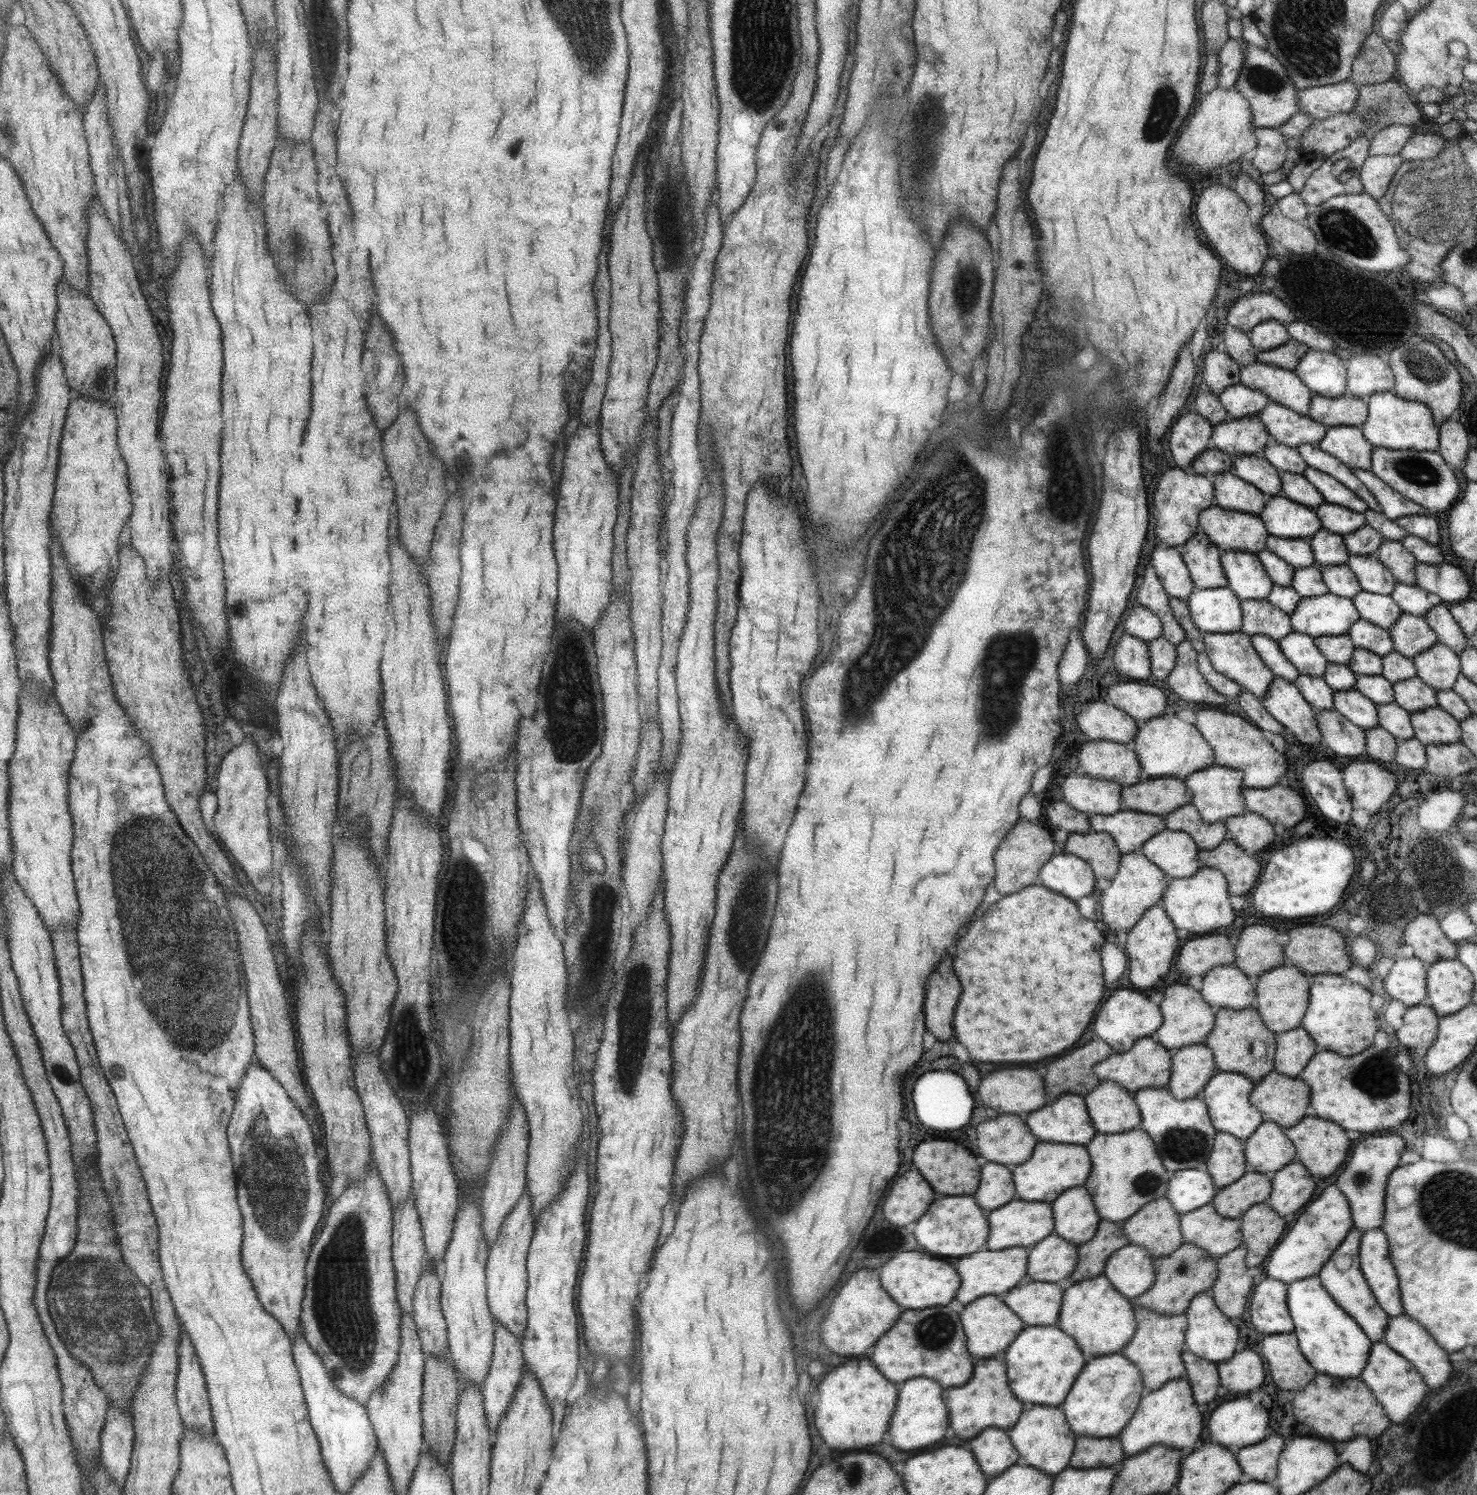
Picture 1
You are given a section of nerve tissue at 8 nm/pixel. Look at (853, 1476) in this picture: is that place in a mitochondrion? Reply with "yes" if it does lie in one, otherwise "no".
yes

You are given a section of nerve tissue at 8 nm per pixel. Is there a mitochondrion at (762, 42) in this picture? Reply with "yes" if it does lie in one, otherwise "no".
yes

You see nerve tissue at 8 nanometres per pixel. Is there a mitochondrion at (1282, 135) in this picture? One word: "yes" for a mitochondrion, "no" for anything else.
no

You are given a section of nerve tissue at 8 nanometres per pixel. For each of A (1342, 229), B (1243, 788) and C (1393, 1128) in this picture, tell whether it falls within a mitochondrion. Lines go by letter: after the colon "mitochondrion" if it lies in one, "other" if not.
A: mitochondrion
B: other
C: other

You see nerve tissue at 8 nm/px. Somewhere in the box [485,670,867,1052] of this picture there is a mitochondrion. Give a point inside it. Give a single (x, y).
(745, 929)

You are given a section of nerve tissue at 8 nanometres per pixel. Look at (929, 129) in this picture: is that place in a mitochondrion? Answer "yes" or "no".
yes

